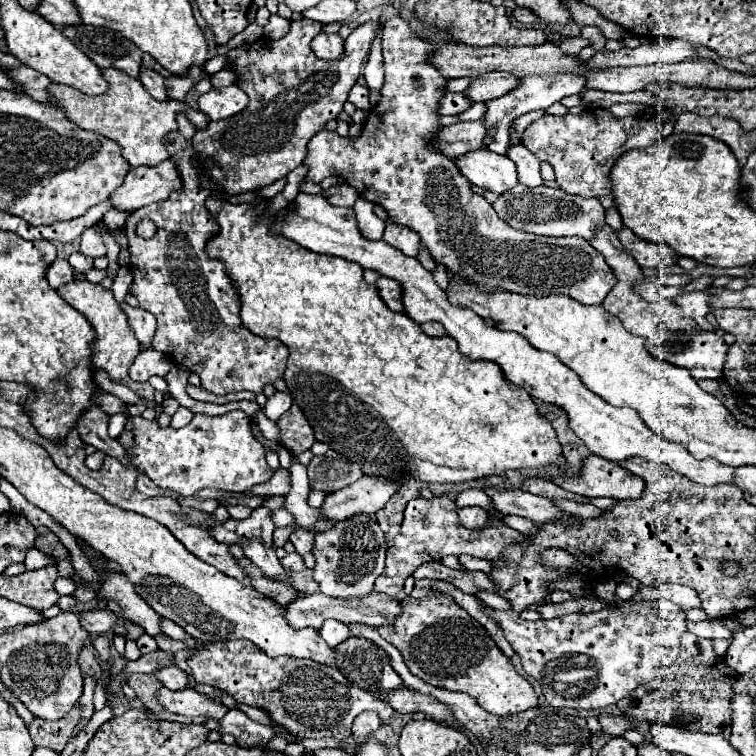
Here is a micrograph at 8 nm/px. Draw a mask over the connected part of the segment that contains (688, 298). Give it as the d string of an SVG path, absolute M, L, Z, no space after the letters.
M705 291L685 293L685 295L679 295L673 301L677 303L677 307L681 307L683 315L689 315L701 329L715 331L715 326L707 319L707 313L709 313L709 295L705 295Z

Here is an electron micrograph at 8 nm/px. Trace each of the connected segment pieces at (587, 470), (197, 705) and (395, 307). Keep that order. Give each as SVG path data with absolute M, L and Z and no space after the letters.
M589 455L577 477L549 477L551 483L585 497L609 497L609 499L637 499L645 483L641 477L629 473L613 461Z
M161 687L157 701L161 703L163 709L171 711L171 713L179 713L179 715L187 715L187 717L197 717L197 715L205 715L207 719L223 719L223 715L229 711L223 703L217 703L215 699L197 693L195 689L187 687L183 691L169 691L165 687Z
M379 277L377 279L377 289L379 295L383 299L383 303L391 309L391 311L403 311L403 303L401 303L401 285L389 277Z

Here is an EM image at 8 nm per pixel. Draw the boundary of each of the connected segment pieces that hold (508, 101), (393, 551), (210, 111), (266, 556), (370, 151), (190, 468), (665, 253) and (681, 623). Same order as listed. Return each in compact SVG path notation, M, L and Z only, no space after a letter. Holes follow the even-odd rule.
M557 73L557 75L529 75L525 79L519 79L519 85L509 91L509 95L497 97L493 101L487 101L487 113L483 115L483 123L485 123L488 134L485 137L483 144L487 150L497 154L505 155L508 150L509 143L509 127L515 119L521 117L527 111L533 109L547 109L553 103L561 101L567 95L577 95L579 91L583 91L585 87L585 79L577 77L577 75L569 75L569 73ZM491 127L491 129L489 129Z
M439 495L433 499L411 499L405 509L405 517L399 529L399 535L393 539L393 543L387 547L387 561L385 561L385 571L377 577L375 581L375 591L387 593L391 597L405 597L403 595L403 583L407 577L413 575L413 571L427 561L437 561L445 555L471 555L479 559L497 559L499 553L513 545L513 543L523 543L523 535L511 527L507 527L501 519L495 515L489 515L489 523L481 527L481 531L471 531L463 527L457 519L459 507L455 505L455 499L449 495Z
M229 85L223 89L211 89L209 93L199 97L199 109L211 121L231 117L243 111L245 107L247 107L247 95L237 85Z
M259 507L243 521L229 519L223 525L215 525L211 533L219 543L241 545L245 551L245 557L251 559L267 577L283 581L281 577L287 571L281 567L275 555L275 549L271 547L271 537L275 529L277 527L271 519L271 509Z
M399 15L393 17L393 19L389 19L389 21L385 21L385 27L383 27L383 67L385 67L385 83L383 83L383 87L381 87L381 101L373 107L375 111L369 113L367 121L363 123L363 131L361 131L359 137L355 137L355 139L343 139L343 137L339 137L337 133L323 129L323 131L319 131L319 133L309 141L309 153L307 153L305 161L303 161L305 165L309 165L307 179L311 179L313 183L321 183L321 181L323 181L325 177L329 177L331 173L339 173L351 187L355 187L355 191L357 191L363 199L381 205L381 207L387 211L387 215L389 215L389 219L391 219L393 223L417 231L419 237L421 237L421 245L429 251L429 255L433 257L435 263L441 263L449 273L459 275L459 277L463 277L463 279L475 283L477 287L481 287L481 291L497 291L497 289L501 289L501 291L513 291L513 293L519 293L519 295L535 295L535 297L545 297L545 295L567 295L567 297L571 297L571 299L575 299L575 301L579 301L579 303L583 303L583 305L599 305L599 303L605 299L605 295L613 289L613 285L617 283L617 279L615 279L611 267L605 263L605 259L603 259L603 257L601 257L585 239L581 239L581 237L543 237L543 235L525 233L525 231L517 231L517 229L509 227L507 223L503 223L503 221L497 217L497 213L495 213L493 207L485 201L485 197L481 197L481 195L477 195L477 193L471 191L471 183L459 173L459 169L455 167L455 163L453 163L449 157L445 157L443 153L437 153L435 149L431 149L433 133L437 133L437 131L441 129L441 125L439 125L439 115L437 115L437 107L439 107L439 99L443 97L443 91L441 91L441 89L443 89L443 83L447 81L447 79L441 77L441 73L439 73L433 65L427 63L427 57L431 57L433 51L435 51L435 45L433 45L433 43L427 43L427 41L423 41L423 39L419 39Z
M231 411L219 417L195 415L193 421L181 429L159 427L157 421L135 415L127 417L125 431L131 431L135 441L133 447L125 449L131 465L155 485L173 489L185 497L205 487L241 493L271 479L273 469L265 461L265 449L253 439L249 419L243 411Z
M621 227L621 231L617 231L617 237L621 241L621 245L625 247L625 251L635 259L635 263L639 267L659 267L659 265L675 265L675 251L659 245L659 243L649 243L639 239L633 231L629 231L627 227Z
M667 599L645 601L645 603L625 601L619 605L609 605L597 613L573 613L551 621L539 619L533 623L521 619L515 611L497 611L485 607L485 615L497 621L497 625L503 629L505 639L509 639L511 647L521 657L525 673L537 679L549 705L587 709L587 711L613 705L619 699L623 699L627 693L637 689L639 685L657 679L659 673L663 673L675 661L679 653L679 639L687 631L685 613Z

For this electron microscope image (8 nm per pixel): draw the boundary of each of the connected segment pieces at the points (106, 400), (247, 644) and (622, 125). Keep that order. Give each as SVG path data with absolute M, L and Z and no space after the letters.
M97 388L97 393L93 395L93 401L102 407L102 410L108 415L123 412L127 408L127 404L118 397Z
M251 641L207 643L201 649L189 651L187 665L197 683L219 687L235 701L265 711L275 725L285 727L297 737L347 739L351 735L351 723L361 711L375 711L383 725L389 725L395 713L385 701L359 689L335 667L325 667L309 659L273 659Z
M585 109L581 115L545 115L525 129L521 143L539 159L555 169L559 189L581 197L605 197L611 193L609 171L621 153L643 149L659 139L663 125L645 117L615 117L607 109Z

